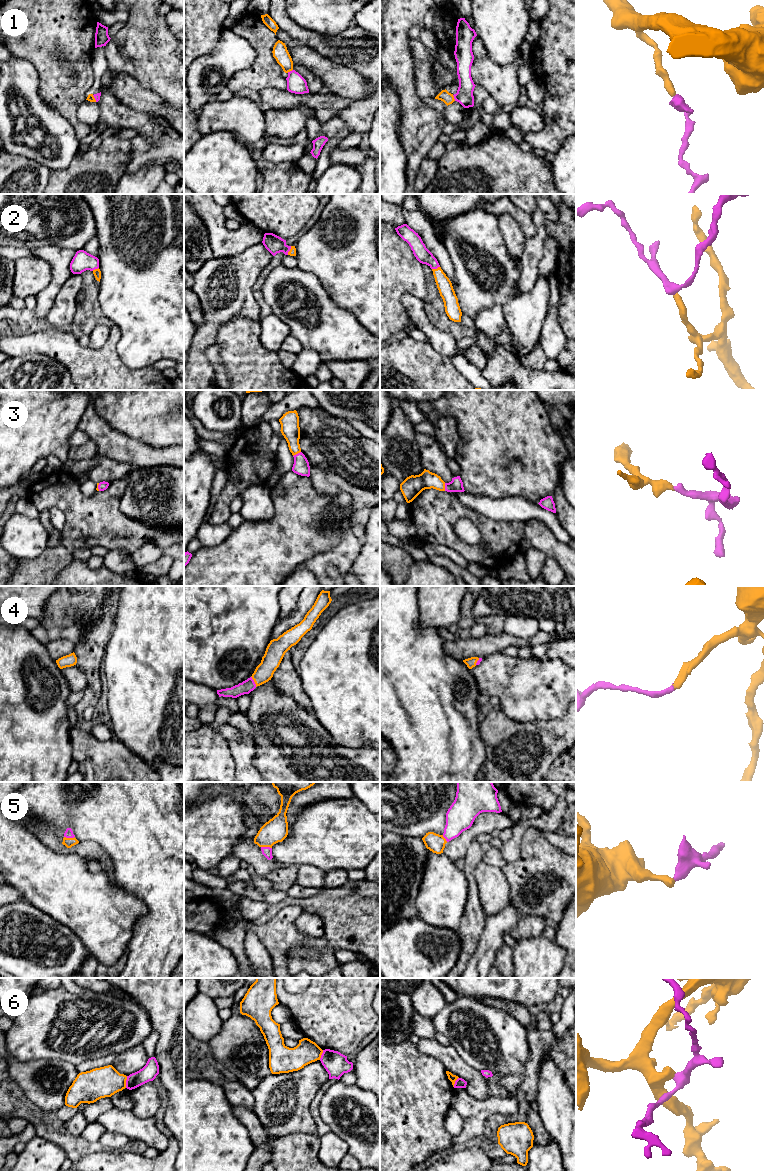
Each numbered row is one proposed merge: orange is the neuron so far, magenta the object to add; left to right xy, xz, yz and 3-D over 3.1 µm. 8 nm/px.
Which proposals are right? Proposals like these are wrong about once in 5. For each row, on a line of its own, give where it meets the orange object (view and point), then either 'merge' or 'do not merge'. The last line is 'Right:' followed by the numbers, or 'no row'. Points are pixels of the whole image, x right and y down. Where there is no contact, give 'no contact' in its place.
1: contact yz (453, 98); merge
2: contact xz (290, 250); merge
3: contact xz (296, 453); merge
4: contact xz (254, 681); merge
5: contact xy (69, 838); merge
6: contact xy (125, 1082); do not merge
Right: 1, 2, 3, 4, 5

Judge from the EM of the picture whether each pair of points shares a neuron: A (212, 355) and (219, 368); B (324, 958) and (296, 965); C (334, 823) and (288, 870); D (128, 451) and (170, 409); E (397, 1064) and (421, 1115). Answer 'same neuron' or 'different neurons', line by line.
A: same neuron
B: same neuron
C: different neurons
D: different neurons
E: same neuron

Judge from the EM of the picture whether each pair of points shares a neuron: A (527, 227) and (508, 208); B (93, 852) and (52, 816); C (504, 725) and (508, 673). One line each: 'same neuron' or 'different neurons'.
A: same neuron
B: different neurons
C: different neurons

